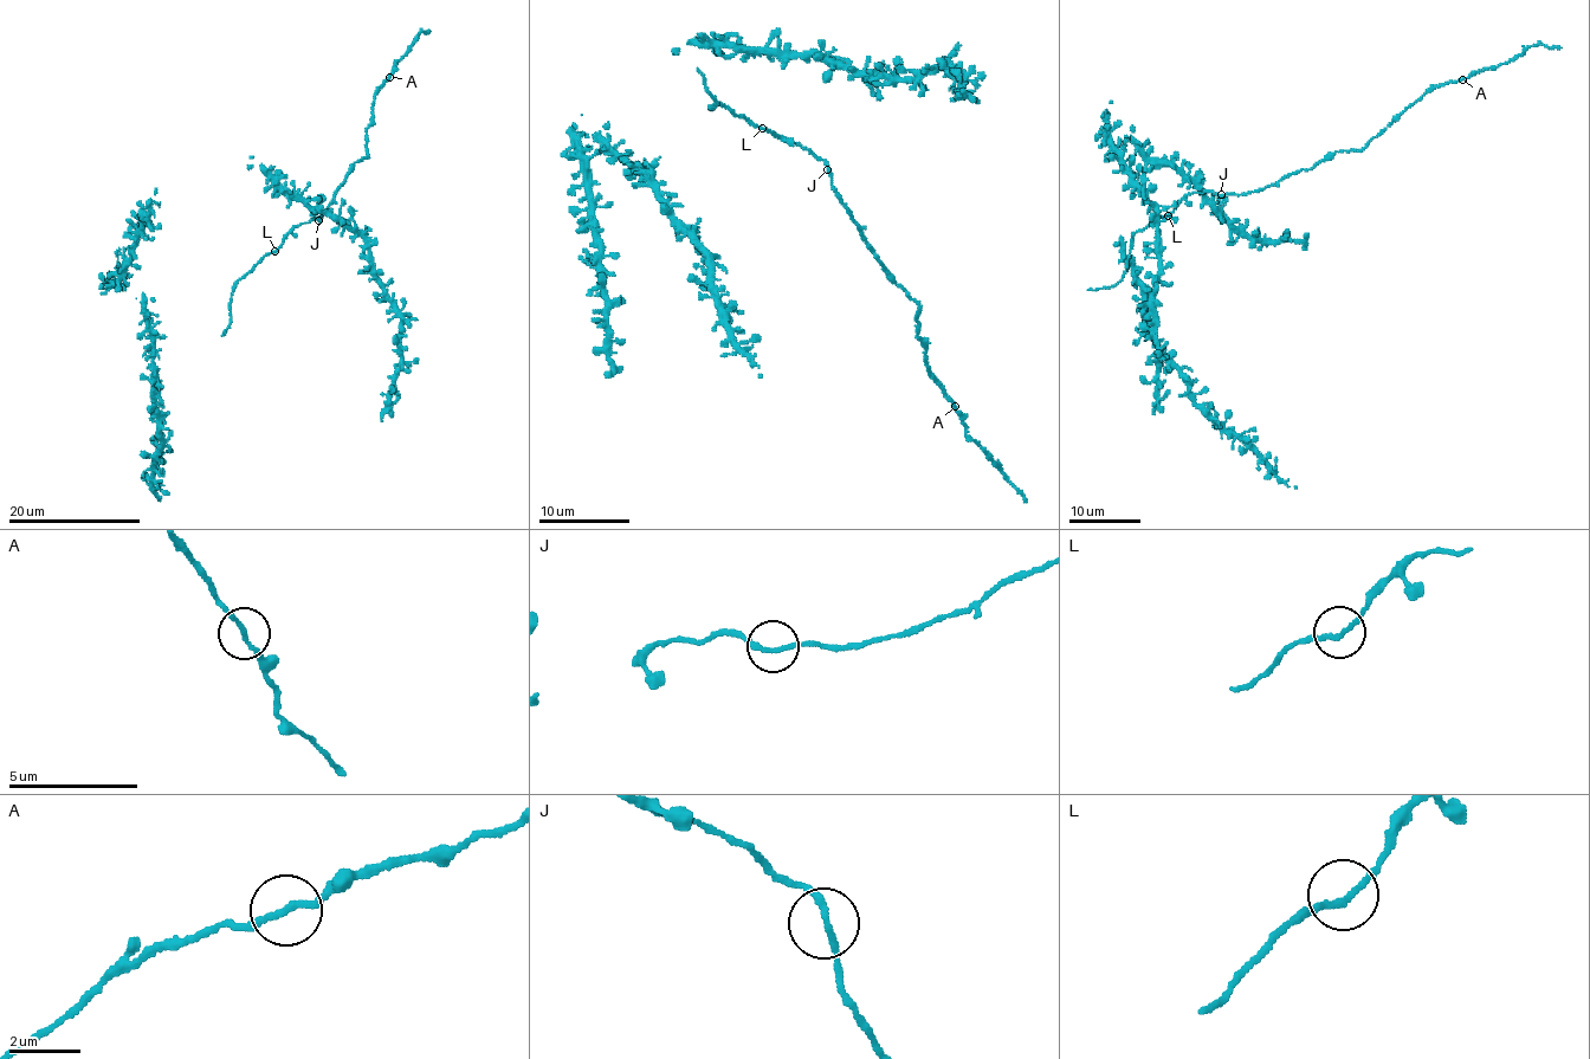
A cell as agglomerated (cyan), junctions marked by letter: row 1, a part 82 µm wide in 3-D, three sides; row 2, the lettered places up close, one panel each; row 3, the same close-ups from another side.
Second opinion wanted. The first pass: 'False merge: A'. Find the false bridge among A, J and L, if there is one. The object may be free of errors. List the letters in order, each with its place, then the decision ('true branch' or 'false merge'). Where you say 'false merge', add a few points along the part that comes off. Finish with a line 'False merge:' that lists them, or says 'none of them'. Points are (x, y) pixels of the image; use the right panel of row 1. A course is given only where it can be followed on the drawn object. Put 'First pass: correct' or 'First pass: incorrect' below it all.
A: at (1462, 79); false merge; foreign part runs (1462, 79), (1506, 64), (1531, 46), (1562, 47)
J: at (1221, 194); true branch
L: at (1168, 215); true branch
False merge: A
First pass: correct

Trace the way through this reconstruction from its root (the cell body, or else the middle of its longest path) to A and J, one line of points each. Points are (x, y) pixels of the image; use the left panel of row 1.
A: (276, 251), (295, 227), (320, 220), (355, 162), (367, 157), (364, 135), (373, 115), (372, 103), (389, 77)
J: (276, 251), (295, 227), (318, 220)

